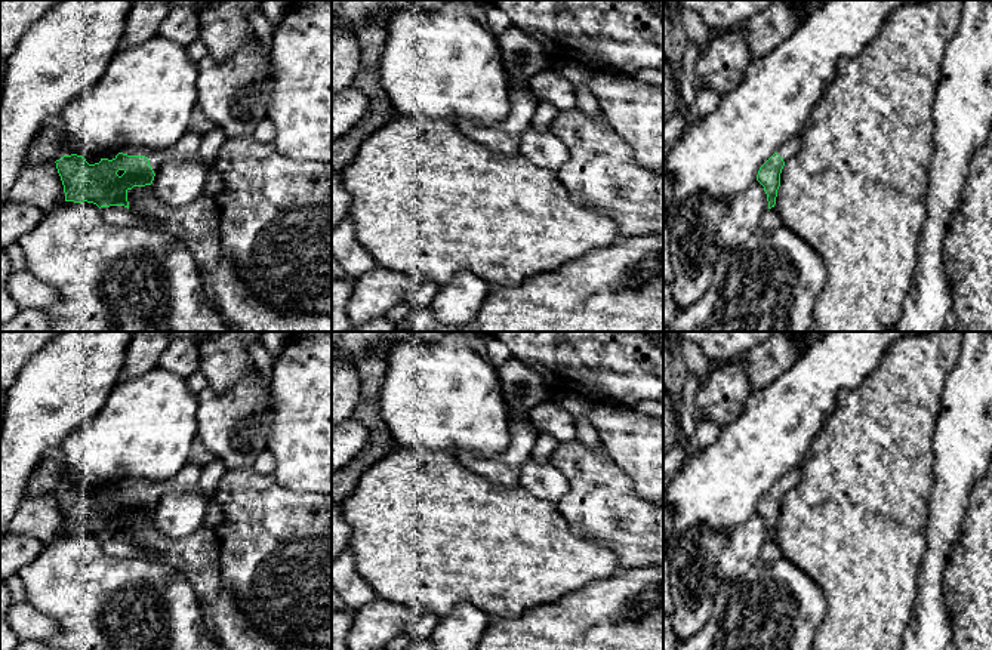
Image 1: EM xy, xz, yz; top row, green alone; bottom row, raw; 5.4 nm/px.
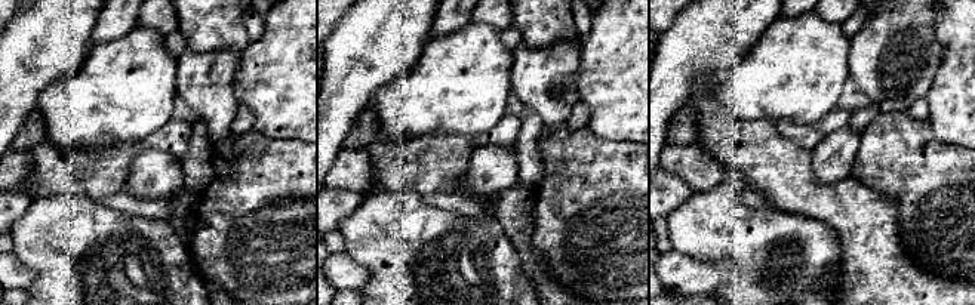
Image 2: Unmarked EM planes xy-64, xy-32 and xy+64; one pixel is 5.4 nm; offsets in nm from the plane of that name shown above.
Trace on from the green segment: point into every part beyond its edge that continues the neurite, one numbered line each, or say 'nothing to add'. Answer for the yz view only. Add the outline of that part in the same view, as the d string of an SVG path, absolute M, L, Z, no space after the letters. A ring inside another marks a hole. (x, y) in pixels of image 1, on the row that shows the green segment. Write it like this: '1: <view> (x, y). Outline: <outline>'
1: yz (791, 147). Outline: M795 135L791 139L788 139L785 144L782 144L777 154L783 158L783 161L786 161L791 157L797 155L800 148L801 148L801 135Z

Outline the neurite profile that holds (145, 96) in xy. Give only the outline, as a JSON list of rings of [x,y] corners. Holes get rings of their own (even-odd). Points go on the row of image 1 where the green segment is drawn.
[[[161,36],[117,50],[102,77],[71,99],[59,113],[67,144],[121,151],[127,147],[166,151],[188,130],[197,107],[198,67],[187,47]]]

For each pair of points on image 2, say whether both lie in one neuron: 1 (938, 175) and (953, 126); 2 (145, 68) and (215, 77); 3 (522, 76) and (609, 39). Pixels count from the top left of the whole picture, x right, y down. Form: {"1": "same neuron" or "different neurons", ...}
{"1": "different neurons", "2": "different neurons", "3": "different neurons"}

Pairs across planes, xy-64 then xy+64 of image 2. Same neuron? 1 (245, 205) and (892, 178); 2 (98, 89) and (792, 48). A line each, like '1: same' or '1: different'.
1: same
2: same

